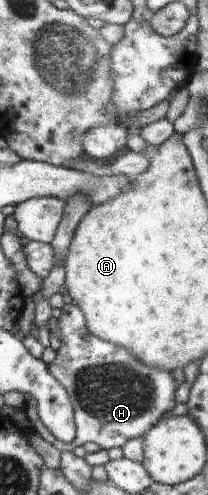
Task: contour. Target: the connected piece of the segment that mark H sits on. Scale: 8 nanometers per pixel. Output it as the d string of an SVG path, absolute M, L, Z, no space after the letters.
M75 304L64 305L61 309L58 328L61 331L61 347L56 359L48 365L49 372L67 391L74 412L76 437L63 443L57 440L43 425L37 411L37 401L26 400L24 411L39 437L55 447L57 451L69 452L93 442L102 450L121 448L129 439L139 439L154 427L159 419L171 414L175 404L177 383L165 369L149 367L141 363L131 351L98 339L86 327L86 318Z

